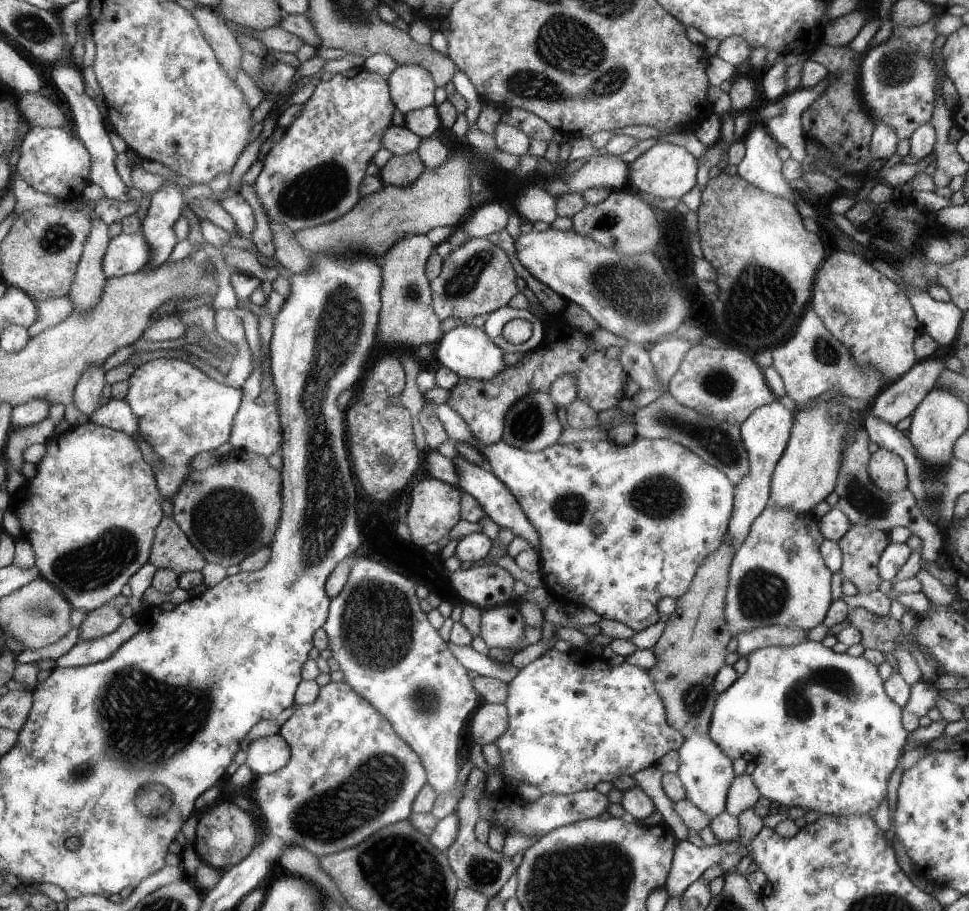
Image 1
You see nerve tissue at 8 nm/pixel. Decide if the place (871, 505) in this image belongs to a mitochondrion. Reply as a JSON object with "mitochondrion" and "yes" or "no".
{"mitochondrion":"yes"}

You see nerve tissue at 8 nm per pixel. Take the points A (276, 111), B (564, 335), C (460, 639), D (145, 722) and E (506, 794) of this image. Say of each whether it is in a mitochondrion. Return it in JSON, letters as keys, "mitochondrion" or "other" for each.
{"A":"other","B":"other","C":"other","D":"mitochondrion","E":"other"}

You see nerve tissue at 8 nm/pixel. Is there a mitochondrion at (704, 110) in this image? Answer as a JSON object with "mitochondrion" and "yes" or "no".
{"mitochondrion":"no"}

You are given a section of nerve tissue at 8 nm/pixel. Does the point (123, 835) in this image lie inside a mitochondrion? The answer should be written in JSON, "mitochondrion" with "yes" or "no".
{"mitochondrion":"no"}

